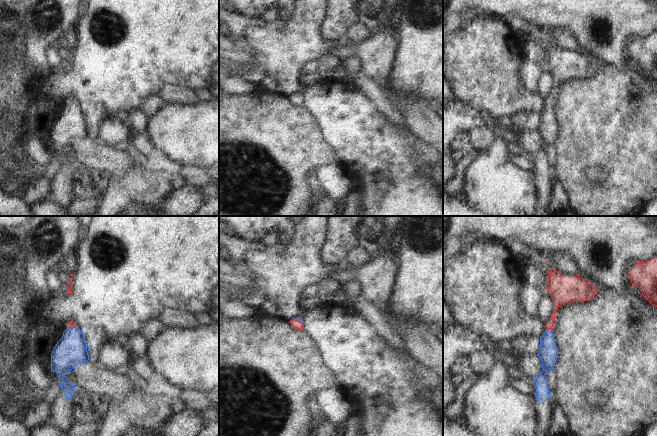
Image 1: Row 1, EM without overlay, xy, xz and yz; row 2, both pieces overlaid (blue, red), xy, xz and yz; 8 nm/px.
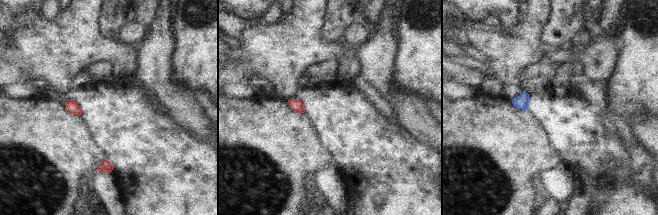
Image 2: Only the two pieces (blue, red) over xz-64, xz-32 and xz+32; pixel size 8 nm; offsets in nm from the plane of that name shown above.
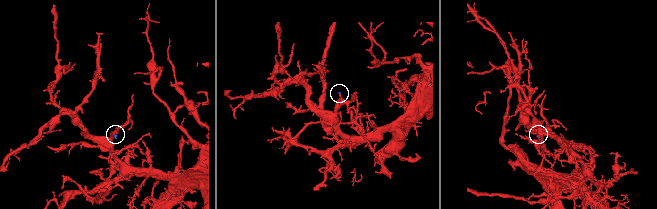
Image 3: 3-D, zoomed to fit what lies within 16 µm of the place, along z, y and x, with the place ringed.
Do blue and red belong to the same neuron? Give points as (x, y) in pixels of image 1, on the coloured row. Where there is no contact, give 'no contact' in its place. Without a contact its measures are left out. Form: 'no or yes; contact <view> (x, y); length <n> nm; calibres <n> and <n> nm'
yes; contact yz (549, 329); length 40 nm; calibres 160 and 80 nm

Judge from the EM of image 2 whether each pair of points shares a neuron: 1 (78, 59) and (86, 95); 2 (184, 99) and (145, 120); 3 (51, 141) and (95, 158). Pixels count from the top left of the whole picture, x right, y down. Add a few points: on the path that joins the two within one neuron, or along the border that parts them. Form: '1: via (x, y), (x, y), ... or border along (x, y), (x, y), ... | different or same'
1: border along (50, 89), (59, 92), (71, 92), (74, 89) | different
2: border along (167, 112), (184, 128) | different
3: via (62, 152), (64, 154), (84, 156) | same

